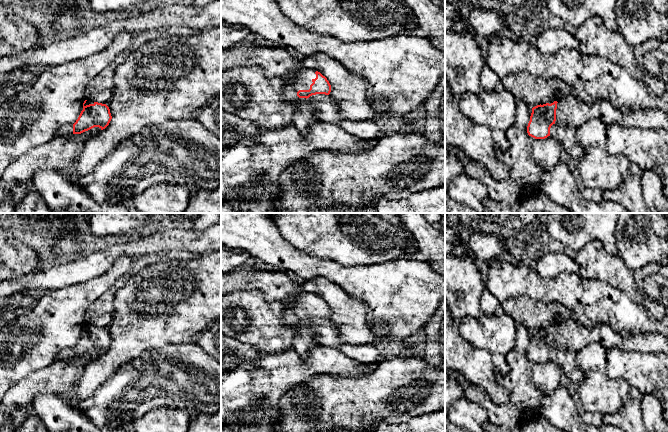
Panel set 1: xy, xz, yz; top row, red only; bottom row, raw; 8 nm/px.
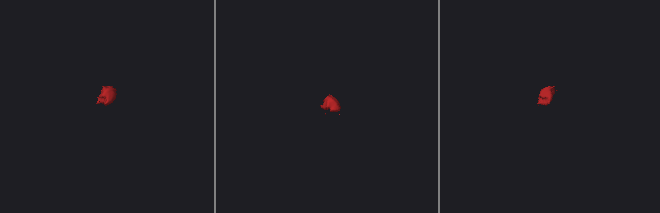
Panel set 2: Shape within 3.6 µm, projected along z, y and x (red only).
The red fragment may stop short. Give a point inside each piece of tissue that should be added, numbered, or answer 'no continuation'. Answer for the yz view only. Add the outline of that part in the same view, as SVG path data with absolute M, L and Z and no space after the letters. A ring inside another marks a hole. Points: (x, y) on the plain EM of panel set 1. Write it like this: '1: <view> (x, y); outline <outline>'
1: yz (571, 335); outline M563 320L549 326L557 325L555 348L572 350L578 353L590 343L600 343L607 350L618 347L625 351L665 352L668 353L668 337L660 333L618 334L610 325L600 323L589 329L573 320Z

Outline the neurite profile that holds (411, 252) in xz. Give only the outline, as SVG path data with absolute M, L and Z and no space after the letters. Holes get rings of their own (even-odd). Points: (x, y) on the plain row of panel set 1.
M411 236L407 242L406 253L404 255L404 258L417 259L421 257L418 249L415 248L416 244L417 244L416 240L414 239L414 237Z

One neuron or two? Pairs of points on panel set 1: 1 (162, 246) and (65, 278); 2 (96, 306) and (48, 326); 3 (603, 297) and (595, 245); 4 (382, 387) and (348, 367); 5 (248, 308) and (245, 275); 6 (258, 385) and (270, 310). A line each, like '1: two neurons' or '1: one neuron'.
1: one neuron
2: two neurons
3: two neurons
4: two neurons
5: two neurons
6: two neurons

